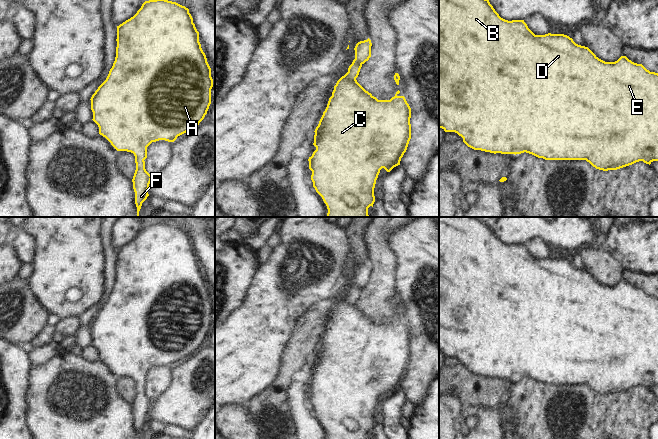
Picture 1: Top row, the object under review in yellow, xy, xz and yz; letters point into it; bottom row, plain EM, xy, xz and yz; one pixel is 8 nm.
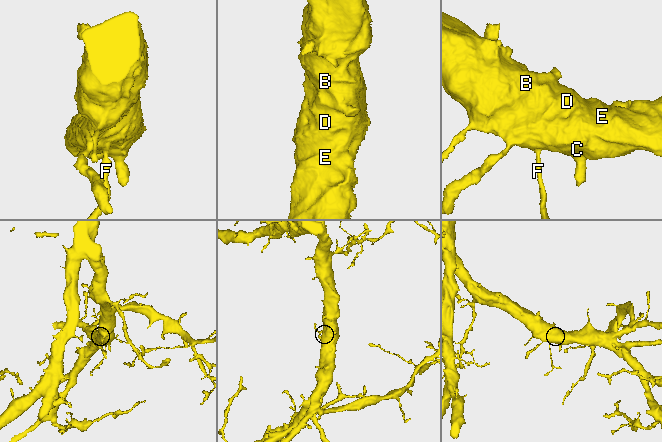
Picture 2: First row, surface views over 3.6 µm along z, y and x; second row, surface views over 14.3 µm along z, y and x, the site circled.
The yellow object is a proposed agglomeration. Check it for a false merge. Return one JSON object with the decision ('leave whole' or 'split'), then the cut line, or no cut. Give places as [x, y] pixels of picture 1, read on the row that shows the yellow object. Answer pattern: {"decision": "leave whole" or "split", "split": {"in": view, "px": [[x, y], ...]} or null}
{"decision": "leave whole", "split": null}

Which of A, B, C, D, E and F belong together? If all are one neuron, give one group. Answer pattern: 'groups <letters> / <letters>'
groups A B C D E F

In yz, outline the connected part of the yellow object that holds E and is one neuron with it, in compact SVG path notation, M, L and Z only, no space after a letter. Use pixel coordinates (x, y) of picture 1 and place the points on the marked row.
M439 0L439 128L445 132L455 132L463 138L463 142L474 150L481 150L490 153L521 154L529 153L545 160L586 160L593 167L599 170L617 170L636 162L643 161L651 164L658 161L658 73L650 72L642 64L621 56L615 62L605 62L599 59L588 47L576 44L572 38L564 34L535 35L524 22L524 20L508 21L499 16L489 0Z

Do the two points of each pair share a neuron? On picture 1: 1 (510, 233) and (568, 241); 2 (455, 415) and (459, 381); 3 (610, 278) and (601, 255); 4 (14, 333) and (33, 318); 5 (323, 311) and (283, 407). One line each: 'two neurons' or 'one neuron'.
1: one neuron
2: two neurons
3: one neuron
4: one neuron
5: one neuron

